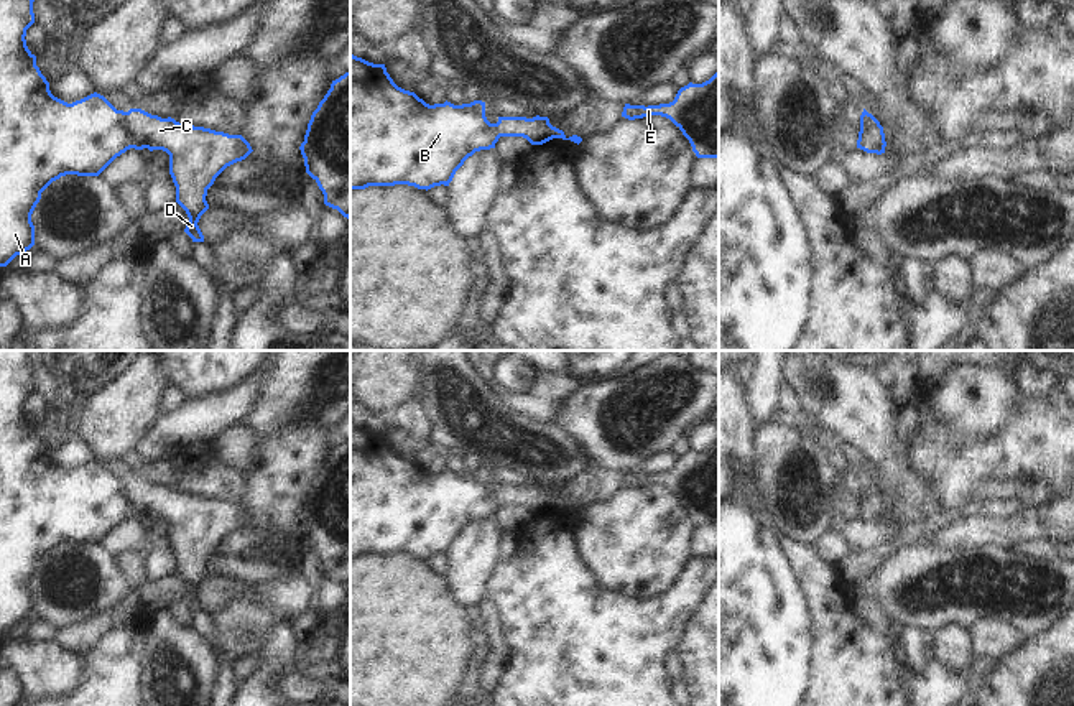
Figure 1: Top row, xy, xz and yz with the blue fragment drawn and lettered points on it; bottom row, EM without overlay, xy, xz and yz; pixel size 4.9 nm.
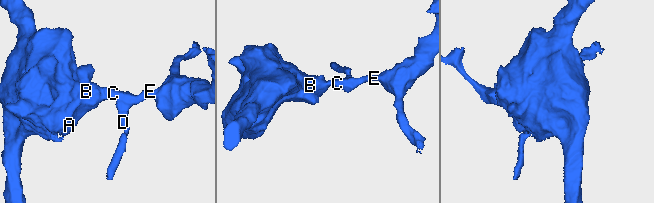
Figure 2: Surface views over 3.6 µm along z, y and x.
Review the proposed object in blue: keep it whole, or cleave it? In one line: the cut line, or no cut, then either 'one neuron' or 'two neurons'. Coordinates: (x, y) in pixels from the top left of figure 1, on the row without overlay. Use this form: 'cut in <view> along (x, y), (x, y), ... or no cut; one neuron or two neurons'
cut in xy along (125, 481), (129, 497), (143, 515); two neurons

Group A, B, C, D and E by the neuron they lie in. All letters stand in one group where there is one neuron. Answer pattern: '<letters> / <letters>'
A B / C D E

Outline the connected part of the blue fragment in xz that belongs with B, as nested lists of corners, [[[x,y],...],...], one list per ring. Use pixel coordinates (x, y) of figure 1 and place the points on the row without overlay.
[[[350,421],[350,560],[368,555],[408,553],[418,558],[449,555],[456,540],[475,520],[495,517],[500,507],[485,485],[485,471],[429,474],[398,456],[385,433]]]

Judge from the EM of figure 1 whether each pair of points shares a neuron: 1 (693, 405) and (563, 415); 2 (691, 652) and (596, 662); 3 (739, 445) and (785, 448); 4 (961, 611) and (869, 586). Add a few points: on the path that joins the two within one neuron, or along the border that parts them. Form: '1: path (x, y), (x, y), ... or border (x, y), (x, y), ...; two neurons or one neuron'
1: path (660, 422), (640, 427), (614, 423), (596, 415); one neuron
2: border (696, 616), (678, 650); two neurons
3: border (757, 425), (752, 435), (754, 484); two neurons
4: path (938, 611), (913, 613), (892, 596); one neuron

